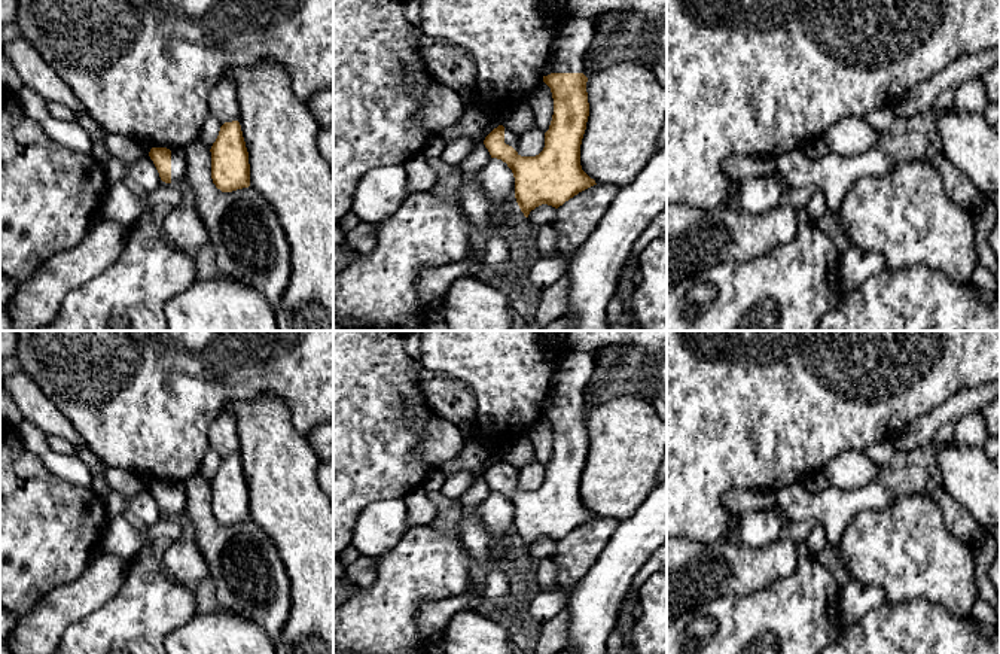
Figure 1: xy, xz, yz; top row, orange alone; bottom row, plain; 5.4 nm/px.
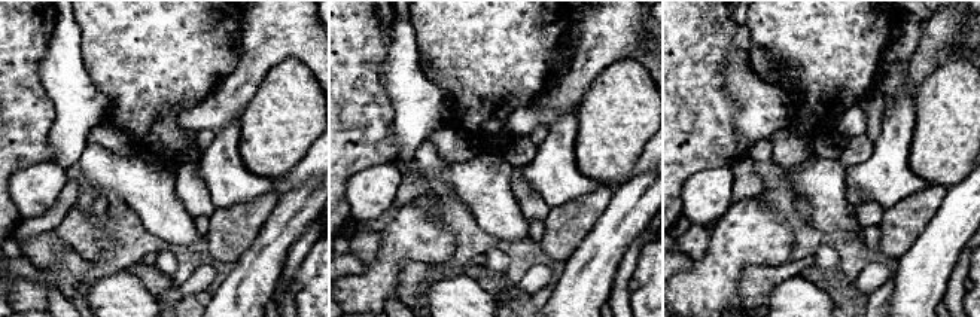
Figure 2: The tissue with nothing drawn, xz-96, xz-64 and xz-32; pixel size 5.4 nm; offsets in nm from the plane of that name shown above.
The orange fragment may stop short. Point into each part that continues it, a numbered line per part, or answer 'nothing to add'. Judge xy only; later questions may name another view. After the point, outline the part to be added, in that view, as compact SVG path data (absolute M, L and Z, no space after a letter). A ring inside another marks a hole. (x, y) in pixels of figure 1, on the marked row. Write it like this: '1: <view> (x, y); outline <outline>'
1: xy (177, 163); outline M170 147L171 150L171 182L185 179L185 159L180 147Z

